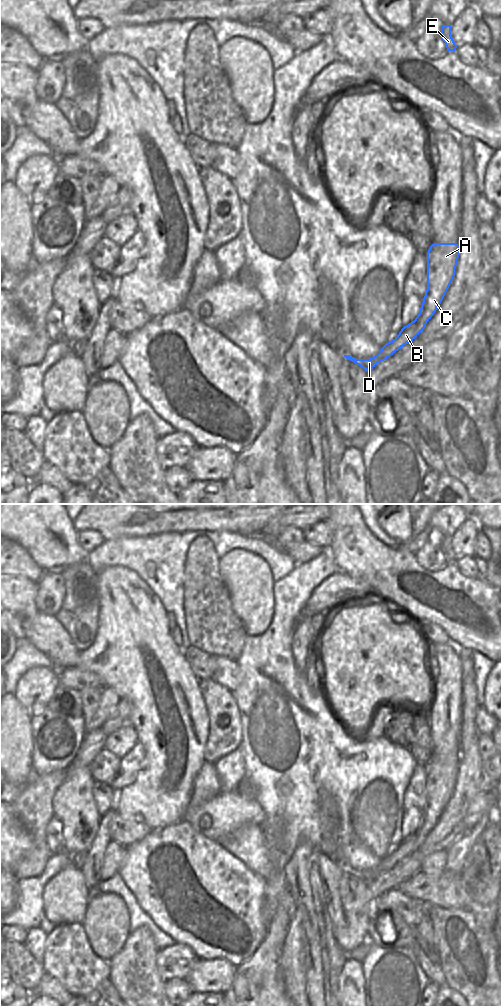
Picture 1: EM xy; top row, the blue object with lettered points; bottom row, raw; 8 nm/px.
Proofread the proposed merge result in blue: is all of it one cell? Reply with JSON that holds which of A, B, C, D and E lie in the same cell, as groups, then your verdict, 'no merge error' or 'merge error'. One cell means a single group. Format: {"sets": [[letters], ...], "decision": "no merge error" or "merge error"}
{"sets": [["A", "C", "E"], ["B", "D"]], "decision": "merge error"}

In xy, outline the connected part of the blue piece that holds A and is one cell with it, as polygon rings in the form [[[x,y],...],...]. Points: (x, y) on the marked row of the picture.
[[[434,243],[427,252],[427,290],[419,313],[435,313],[441,304],[454,276],[459,245]]]

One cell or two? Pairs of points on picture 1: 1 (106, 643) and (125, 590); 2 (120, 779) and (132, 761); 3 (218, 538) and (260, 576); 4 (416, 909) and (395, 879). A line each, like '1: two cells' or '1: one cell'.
1: one cell
2: one cell
3: two cells
4: two cells

